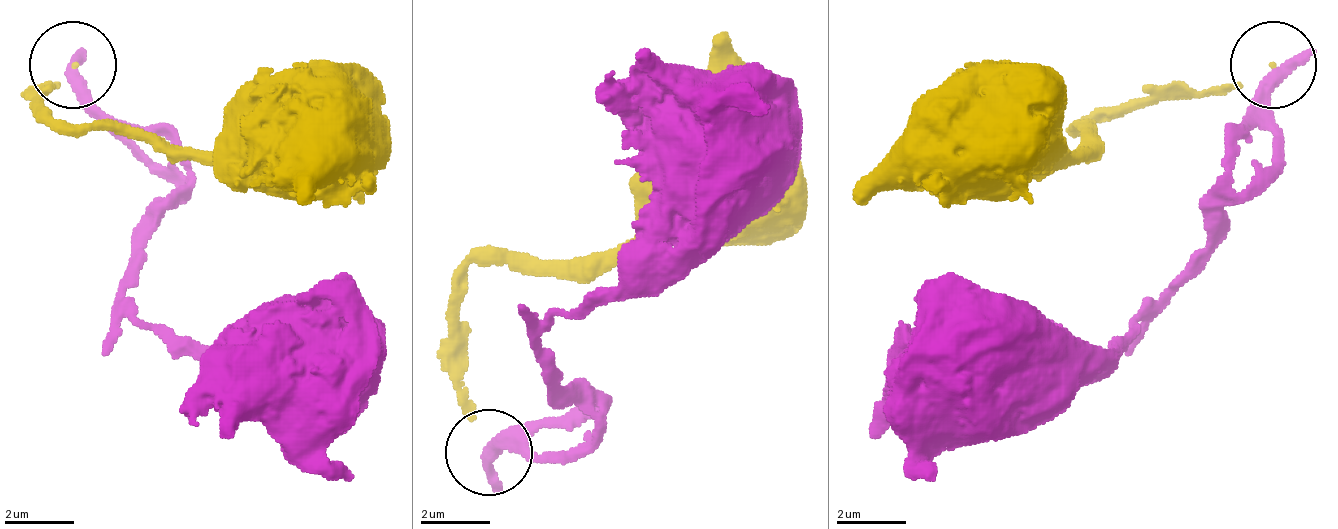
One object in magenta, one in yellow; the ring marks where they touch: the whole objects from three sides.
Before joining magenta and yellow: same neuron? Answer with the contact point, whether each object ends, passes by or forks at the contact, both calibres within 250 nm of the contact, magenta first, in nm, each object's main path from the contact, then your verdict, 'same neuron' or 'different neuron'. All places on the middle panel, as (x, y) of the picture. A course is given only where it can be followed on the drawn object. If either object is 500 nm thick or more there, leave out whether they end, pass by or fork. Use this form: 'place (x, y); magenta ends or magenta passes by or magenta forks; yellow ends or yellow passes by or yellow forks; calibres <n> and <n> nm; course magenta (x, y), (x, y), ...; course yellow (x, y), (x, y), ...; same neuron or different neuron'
place (488, 452); magenta passes by; yellow ends; calibres 300 and 60 nm; course magenta (491, 450), (577, 450), (595, 432), (543, 328), (621, 276), (690, 164); course yellow (491, 450), (456, 354), (473, 259), (560, 259), (595, 251), (698, 242), (750, 190), (742, 164); different neuron

